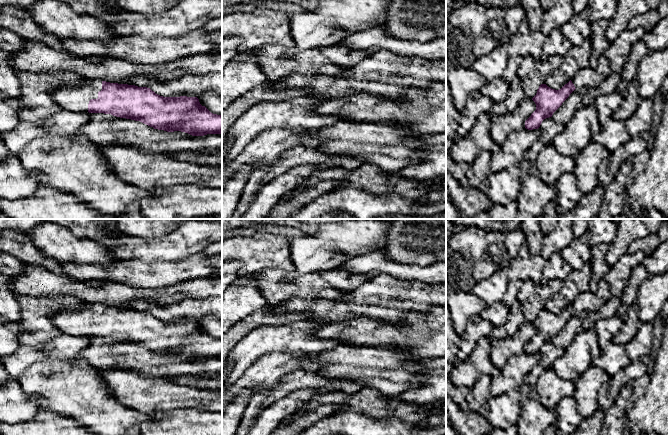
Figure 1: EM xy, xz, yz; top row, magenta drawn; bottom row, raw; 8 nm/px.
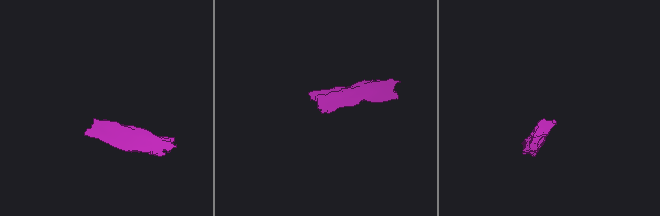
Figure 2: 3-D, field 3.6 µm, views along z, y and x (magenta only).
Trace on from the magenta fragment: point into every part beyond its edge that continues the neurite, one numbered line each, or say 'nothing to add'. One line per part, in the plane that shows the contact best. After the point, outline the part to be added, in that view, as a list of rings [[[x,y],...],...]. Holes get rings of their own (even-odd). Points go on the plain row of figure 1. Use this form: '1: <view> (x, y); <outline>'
1: xy (75, 322); [[[83,303],[75,309],[62,309],[53,316],[53,322],[64,334],[73,336],[88,336],[91,323],[98,322],[102,314],[102,304]]]

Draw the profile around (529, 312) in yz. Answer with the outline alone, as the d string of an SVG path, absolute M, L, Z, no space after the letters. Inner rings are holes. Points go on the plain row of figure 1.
M530 280L523 282L518 293L518 302L520 303L520 310L526 321L532 323L536 319L539 310L544 308L548 298L560 292L562 286L562 280L551 280L546 285L535 285Z

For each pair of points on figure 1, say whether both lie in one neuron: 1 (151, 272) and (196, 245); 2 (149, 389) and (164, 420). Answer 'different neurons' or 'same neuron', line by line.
1: different neurons
2: different neurons

